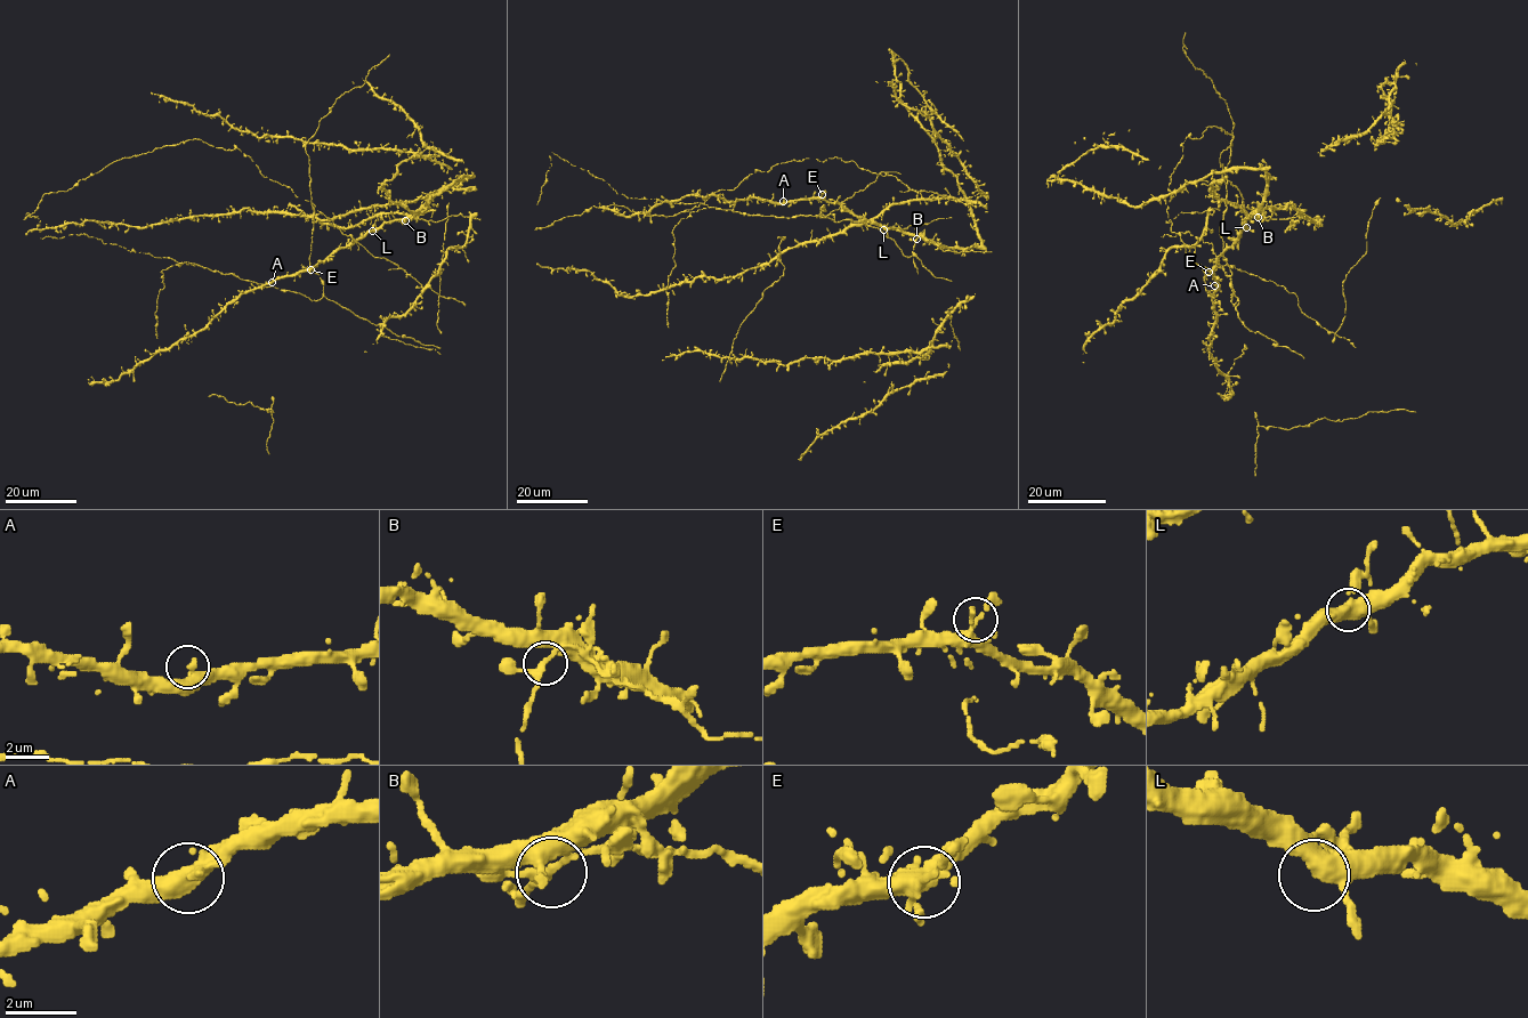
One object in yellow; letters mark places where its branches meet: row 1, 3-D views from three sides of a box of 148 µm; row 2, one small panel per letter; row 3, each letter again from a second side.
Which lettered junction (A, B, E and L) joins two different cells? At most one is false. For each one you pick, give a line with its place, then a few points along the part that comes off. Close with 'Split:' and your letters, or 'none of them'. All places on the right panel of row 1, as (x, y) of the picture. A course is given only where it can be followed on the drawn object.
Split: none of them

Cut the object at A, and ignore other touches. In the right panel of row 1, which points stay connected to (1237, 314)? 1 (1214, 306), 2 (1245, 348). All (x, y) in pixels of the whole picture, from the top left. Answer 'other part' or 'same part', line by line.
1: other part
2: other part

